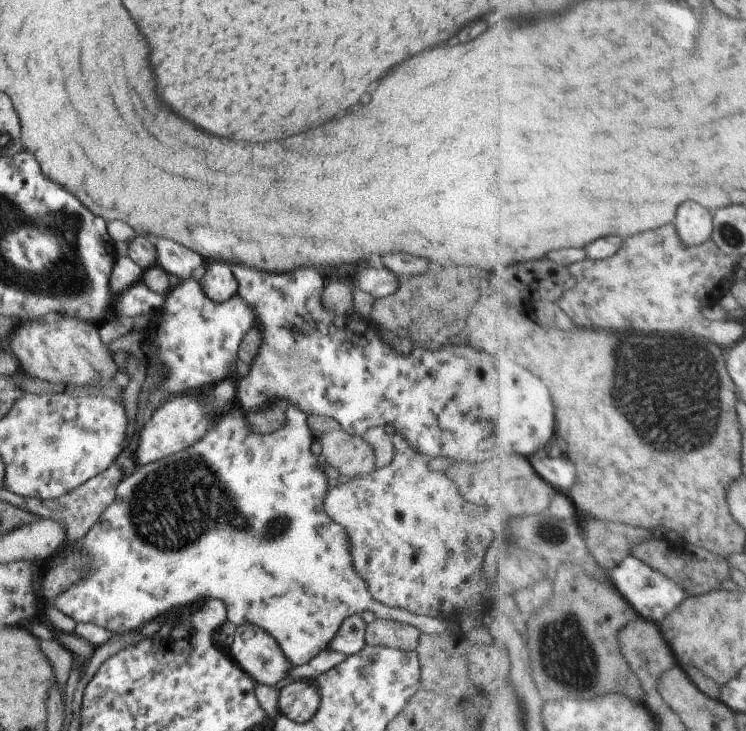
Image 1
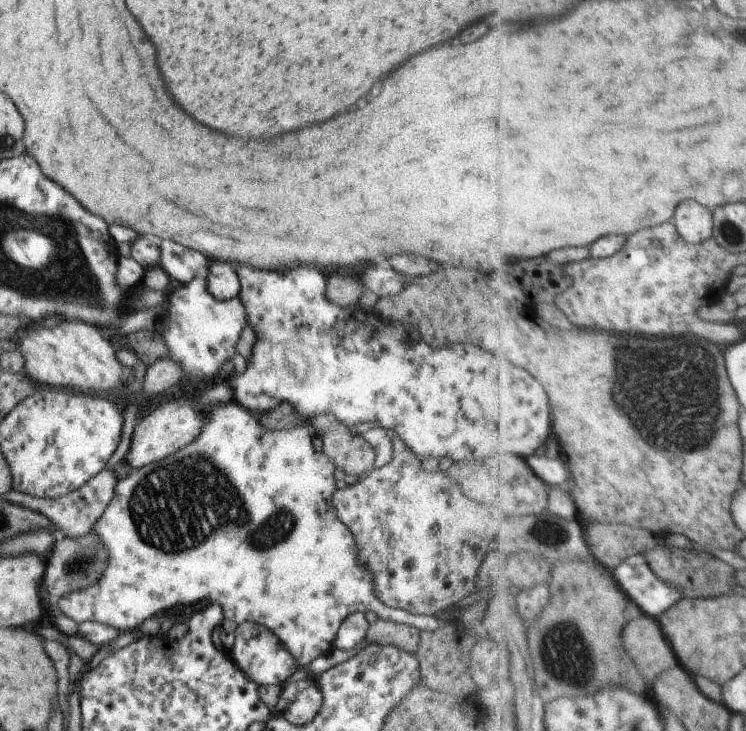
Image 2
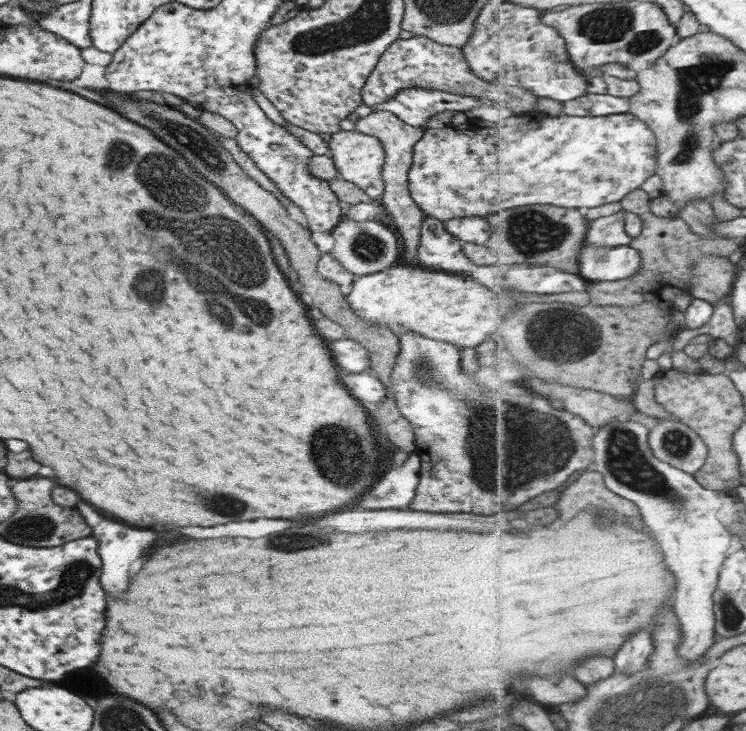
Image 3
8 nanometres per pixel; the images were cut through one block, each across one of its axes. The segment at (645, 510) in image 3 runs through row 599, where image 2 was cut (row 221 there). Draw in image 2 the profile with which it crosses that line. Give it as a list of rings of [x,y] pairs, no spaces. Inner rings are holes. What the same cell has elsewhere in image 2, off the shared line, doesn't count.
[[[684,202],[678,210],[676,224],[679,226],[680,234],[693,245],[700,244],[714,237],[715,213],[710,212],[700,202]]]

